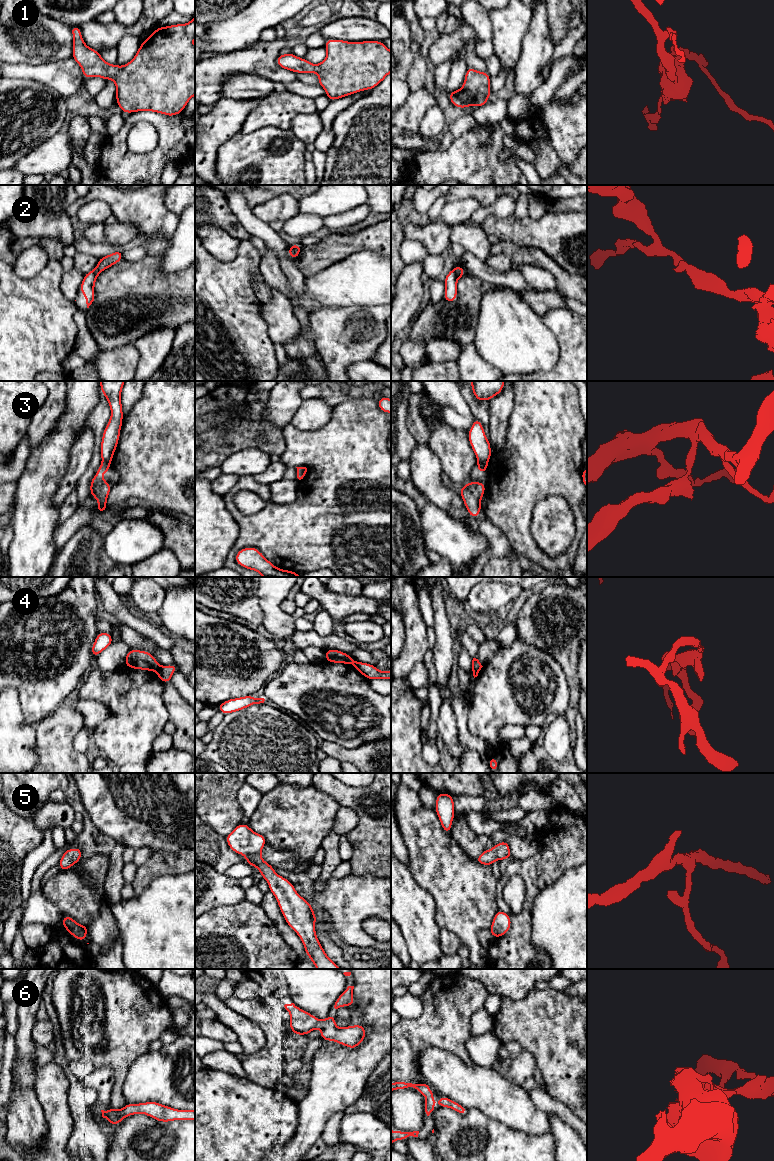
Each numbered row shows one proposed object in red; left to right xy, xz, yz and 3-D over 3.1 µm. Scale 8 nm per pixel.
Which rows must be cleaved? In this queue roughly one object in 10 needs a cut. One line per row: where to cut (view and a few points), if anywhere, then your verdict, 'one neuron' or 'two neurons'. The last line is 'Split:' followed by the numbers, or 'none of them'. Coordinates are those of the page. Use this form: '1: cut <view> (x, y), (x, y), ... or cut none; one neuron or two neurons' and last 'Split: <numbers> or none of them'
1: cut none; one neuron
2: cut none; one neuron
3: cut yz (478, 462), (486, 464); two neurons
4: cut xy (161, 666), (156, 671); two neurons
5: cut none; one neuron
6: cut none; one neuron
Split: 3, 4

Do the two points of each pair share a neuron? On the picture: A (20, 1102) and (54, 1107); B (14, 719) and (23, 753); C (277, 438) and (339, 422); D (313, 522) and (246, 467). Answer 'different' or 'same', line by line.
A: different
B: same
C: different
D: different

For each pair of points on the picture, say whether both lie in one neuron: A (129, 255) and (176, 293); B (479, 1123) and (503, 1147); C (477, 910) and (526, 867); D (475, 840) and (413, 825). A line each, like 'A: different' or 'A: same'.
A: different
B: same
C: different
D: different

